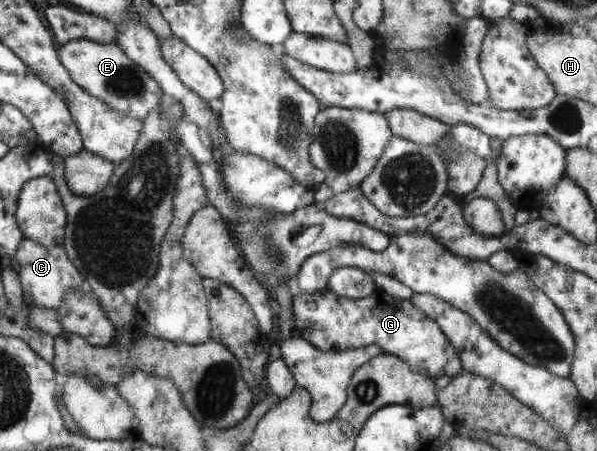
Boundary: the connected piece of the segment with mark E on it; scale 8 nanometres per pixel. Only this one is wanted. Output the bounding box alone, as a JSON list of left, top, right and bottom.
[59,40,164,121]

